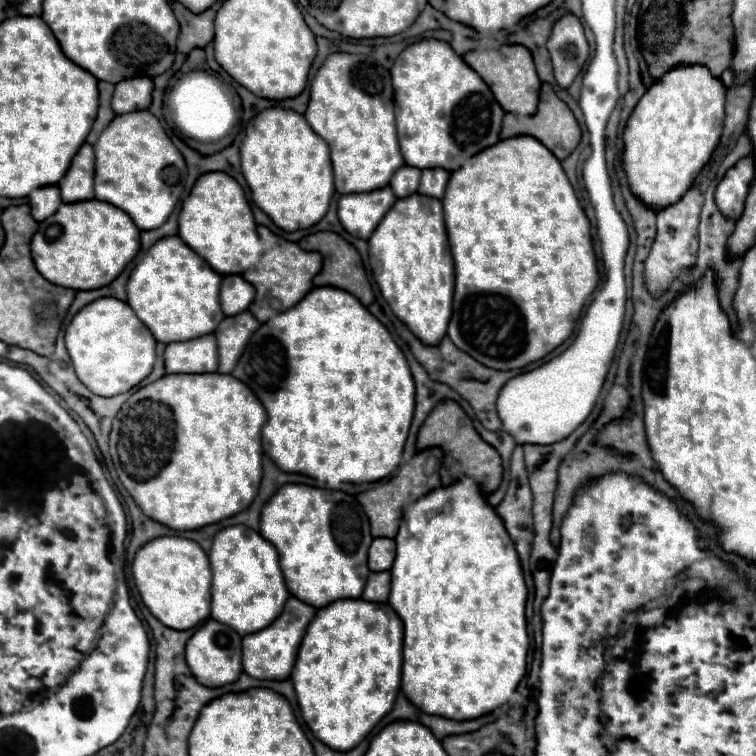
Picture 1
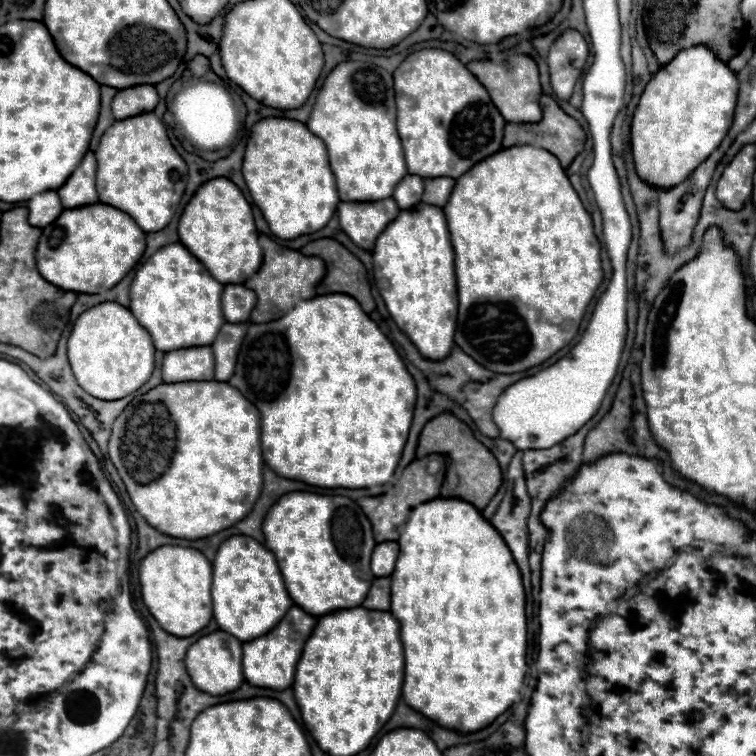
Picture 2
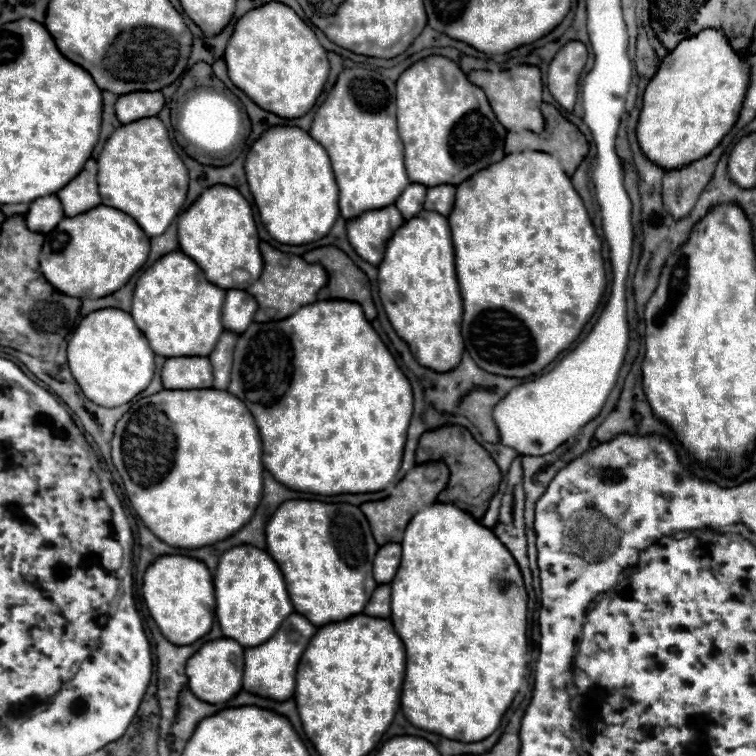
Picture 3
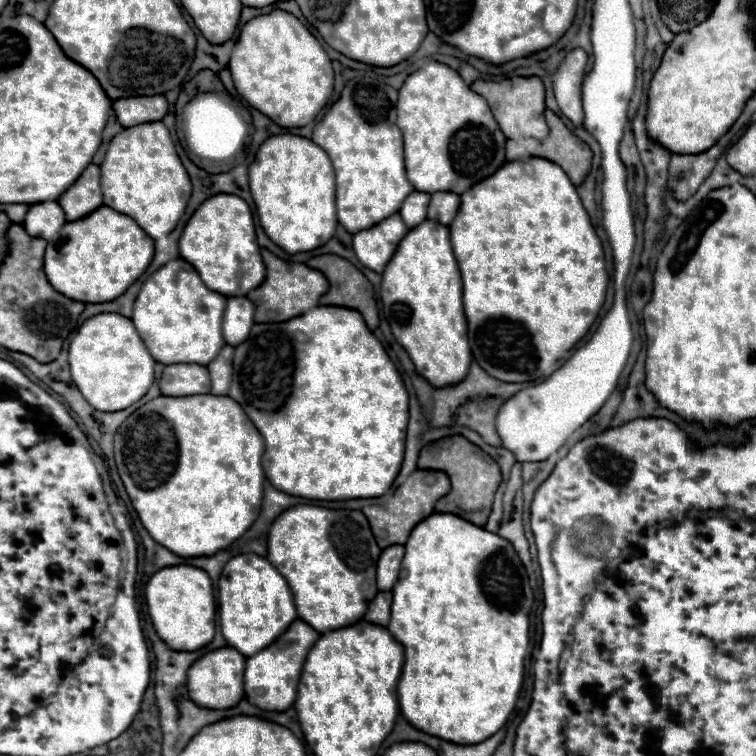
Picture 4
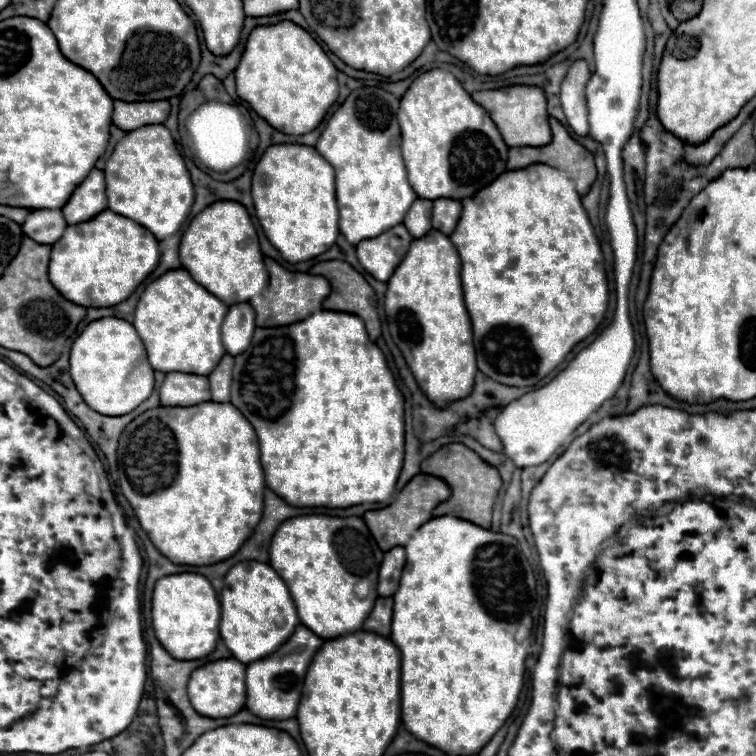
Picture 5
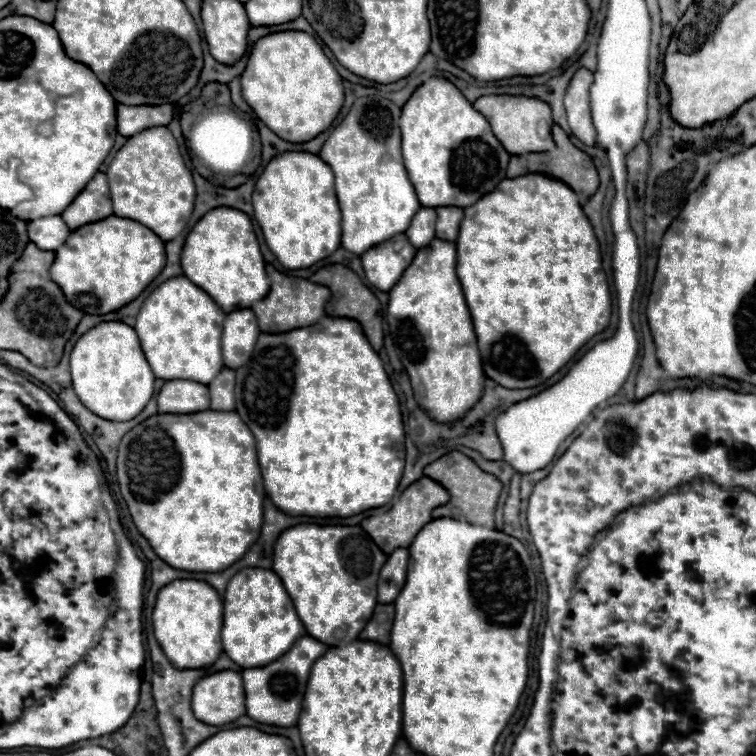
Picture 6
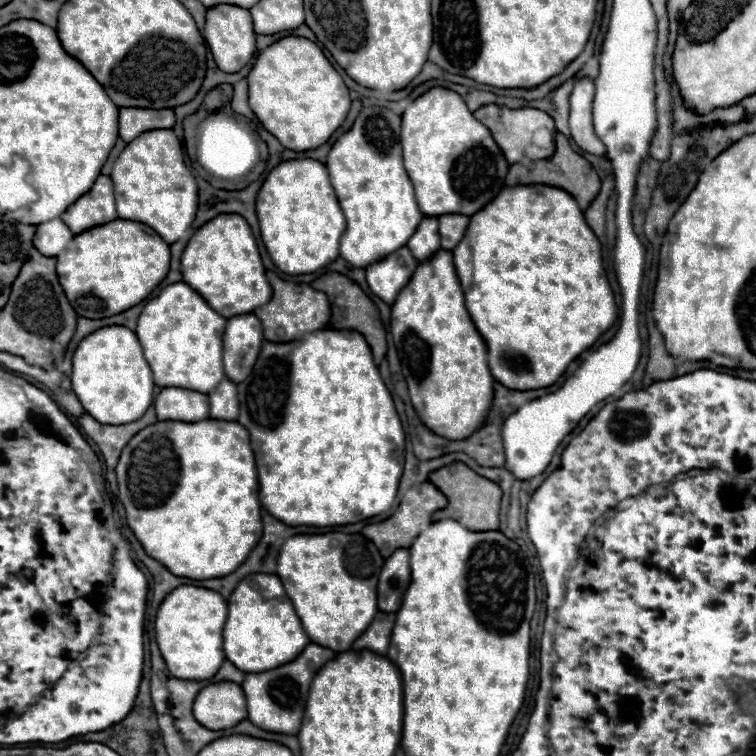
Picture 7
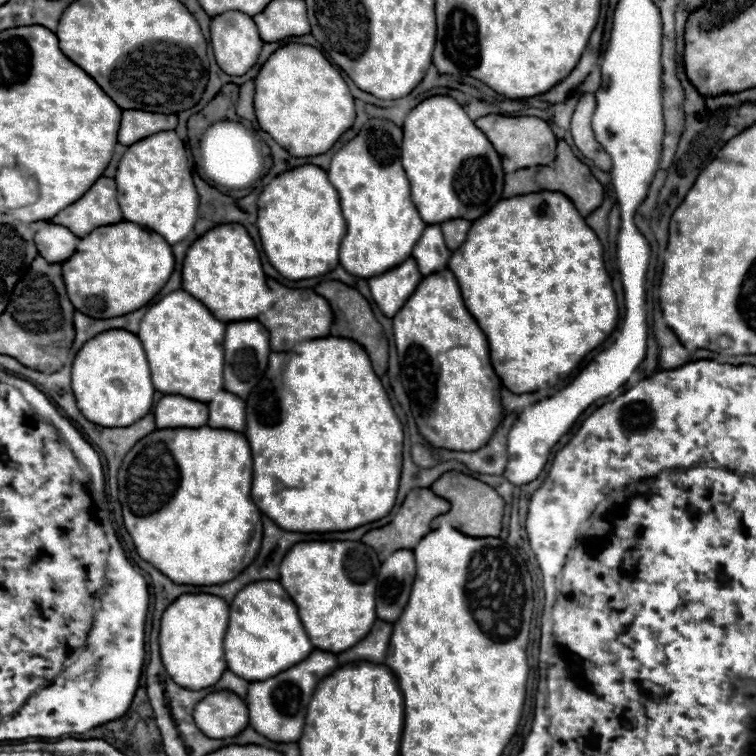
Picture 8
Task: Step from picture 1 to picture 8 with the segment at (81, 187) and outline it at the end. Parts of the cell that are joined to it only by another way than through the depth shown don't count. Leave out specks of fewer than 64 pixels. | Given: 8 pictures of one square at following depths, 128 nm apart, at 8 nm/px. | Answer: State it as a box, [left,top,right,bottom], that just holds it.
[52,176,122,238]

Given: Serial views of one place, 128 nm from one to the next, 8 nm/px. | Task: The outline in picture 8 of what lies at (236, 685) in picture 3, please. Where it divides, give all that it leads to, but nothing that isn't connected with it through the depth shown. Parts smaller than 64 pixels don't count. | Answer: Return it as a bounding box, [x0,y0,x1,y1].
[194,690,248,740]

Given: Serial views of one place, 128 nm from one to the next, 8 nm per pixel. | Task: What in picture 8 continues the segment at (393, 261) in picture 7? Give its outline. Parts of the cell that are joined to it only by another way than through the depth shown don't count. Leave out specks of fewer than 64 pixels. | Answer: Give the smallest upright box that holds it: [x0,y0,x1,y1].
[368,258,418,318]

